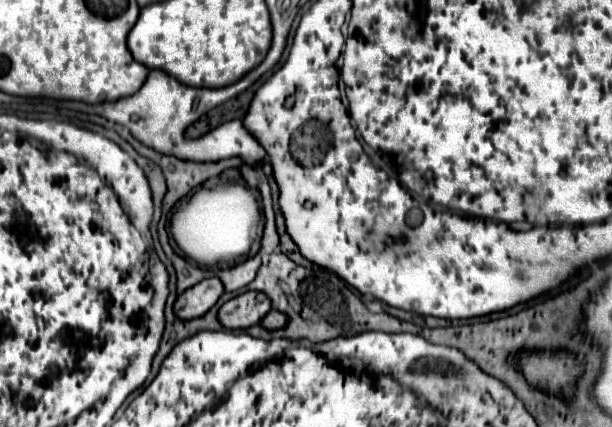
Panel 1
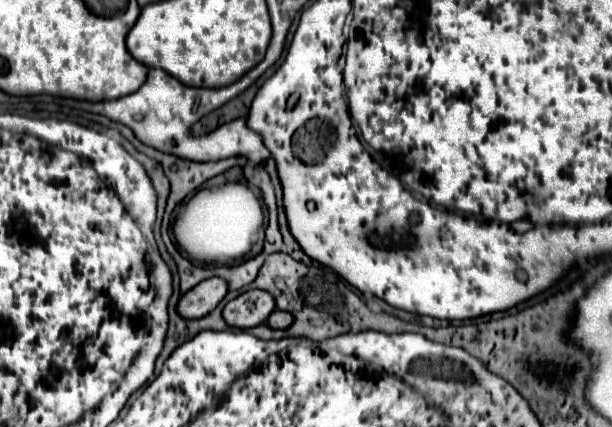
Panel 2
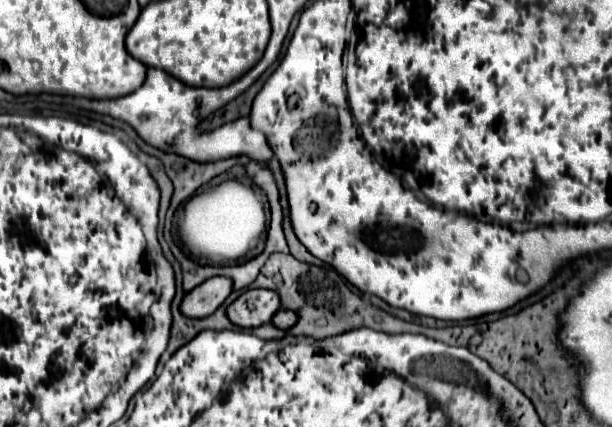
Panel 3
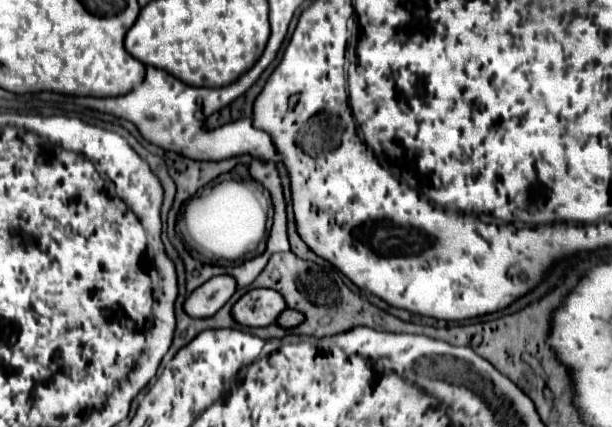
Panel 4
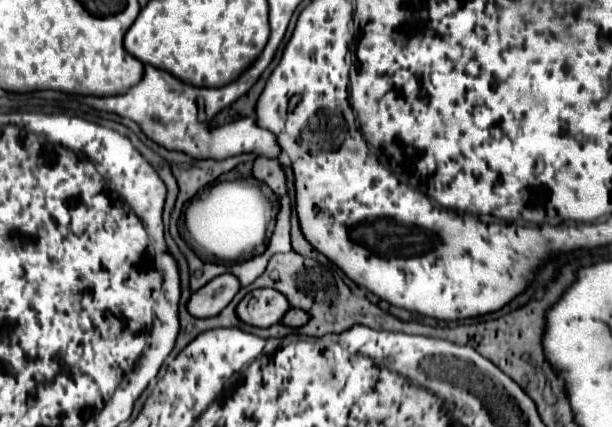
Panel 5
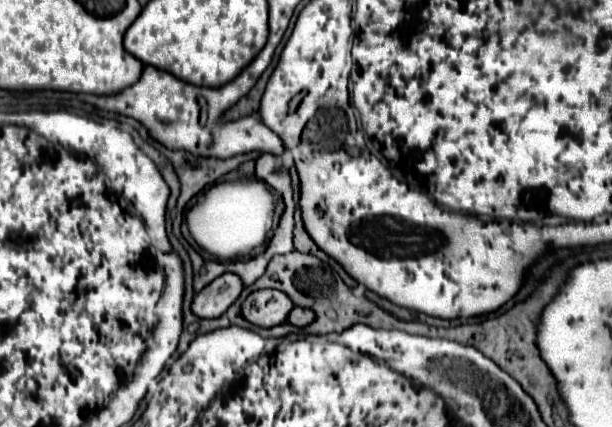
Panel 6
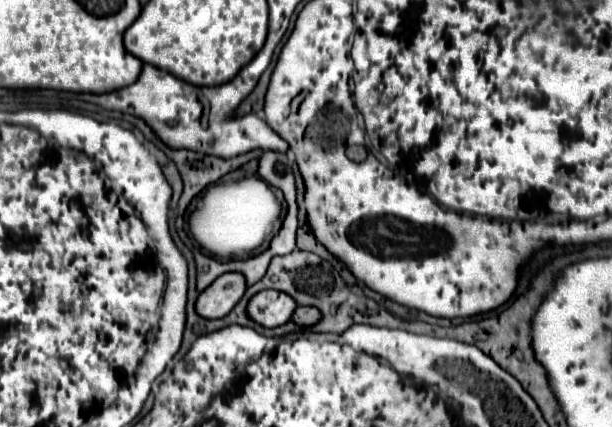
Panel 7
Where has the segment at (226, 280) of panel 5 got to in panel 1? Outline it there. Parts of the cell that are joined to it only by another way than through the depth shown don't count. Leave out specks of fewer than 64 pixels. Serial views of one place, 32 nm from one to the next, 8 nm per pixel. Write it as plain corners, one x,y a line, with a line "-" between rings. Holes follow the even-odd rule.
218,278
202,280
202,282
194,284
192,288
184,290
176,298
174,314
180,320
194,320
198,316
204,316
216,304
216,300
222,296
222,292
224,292
224,288

